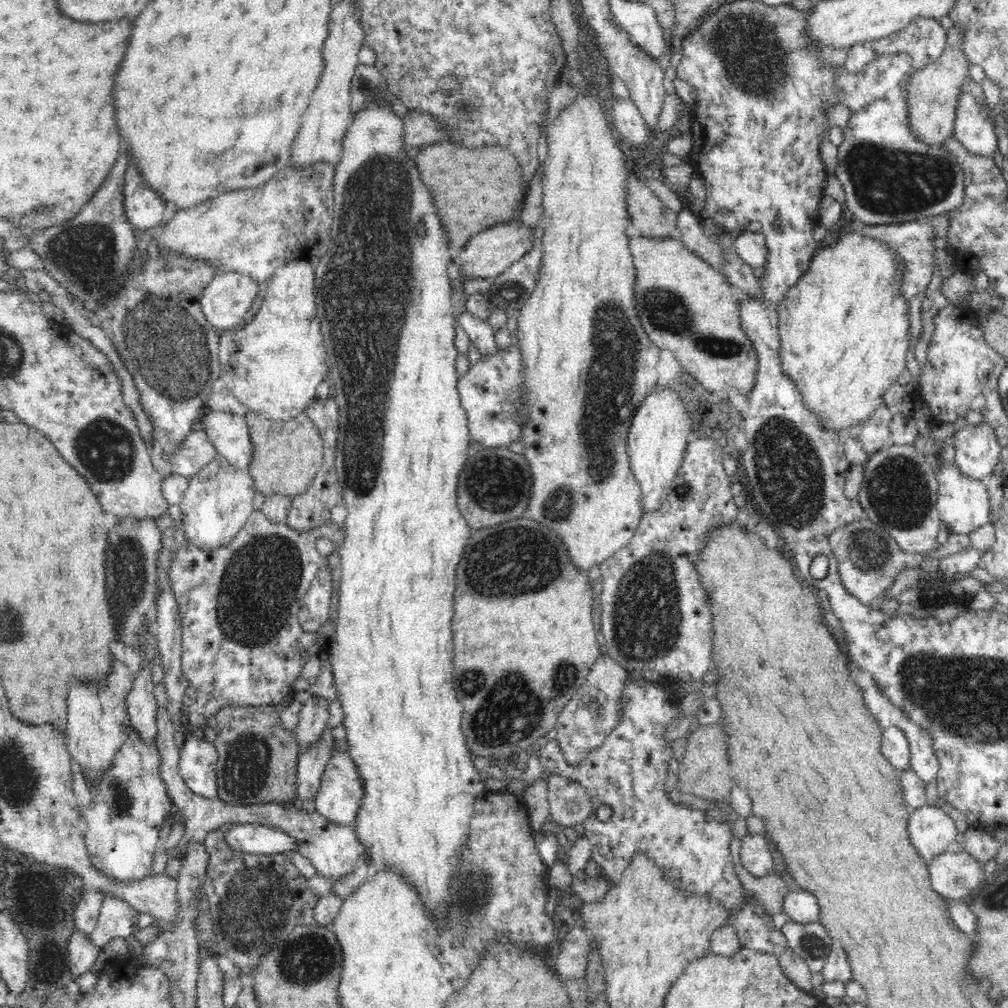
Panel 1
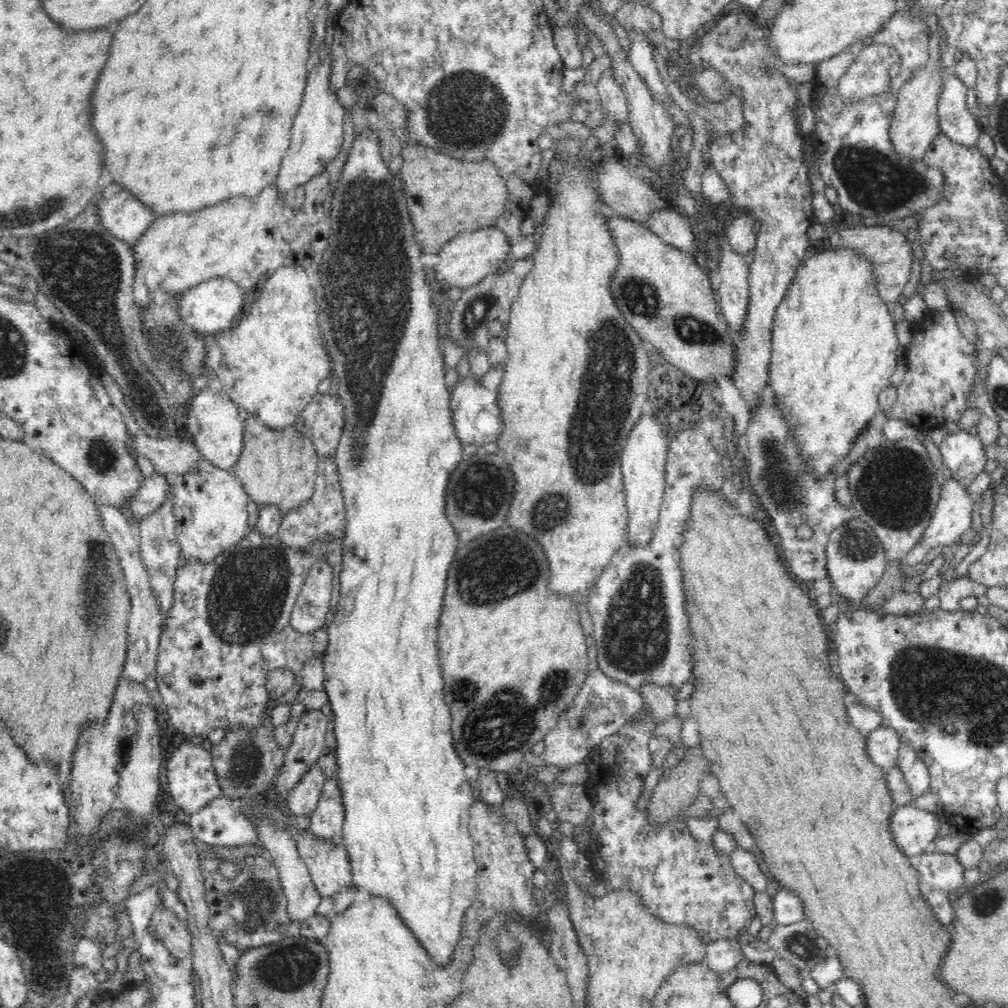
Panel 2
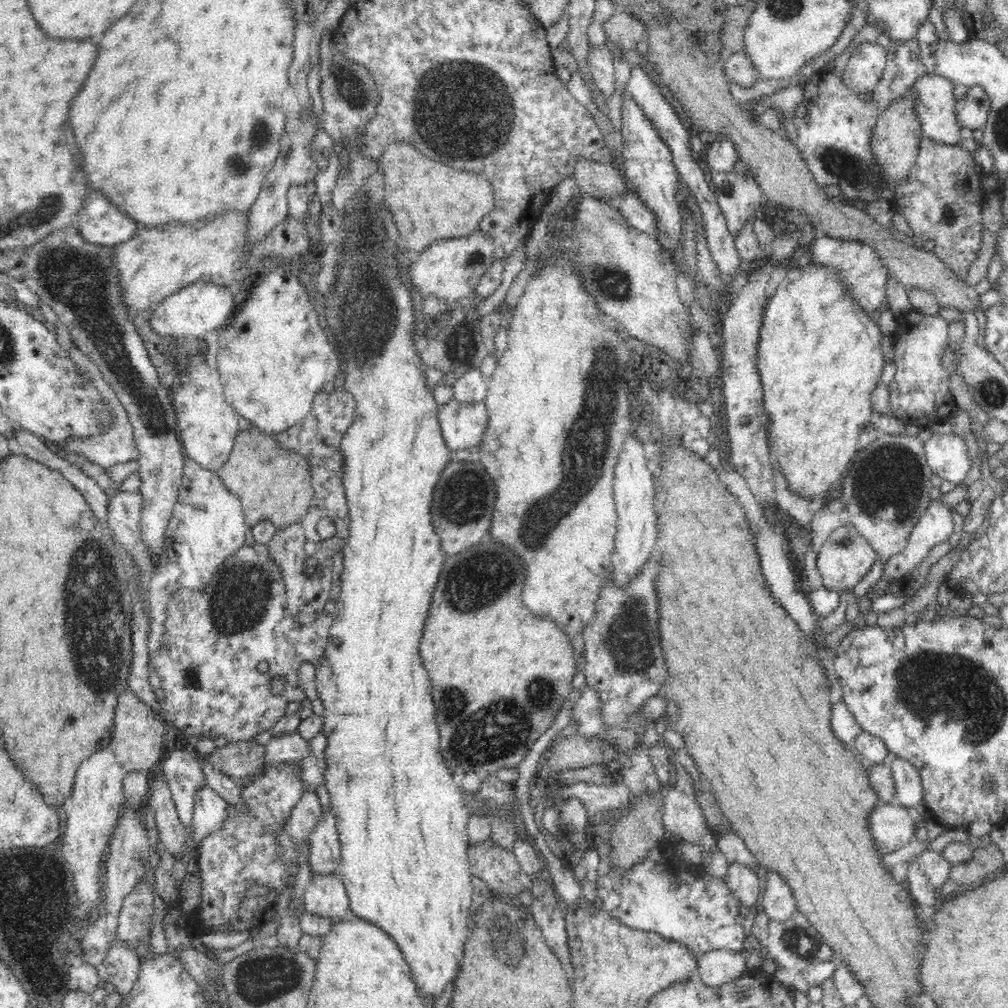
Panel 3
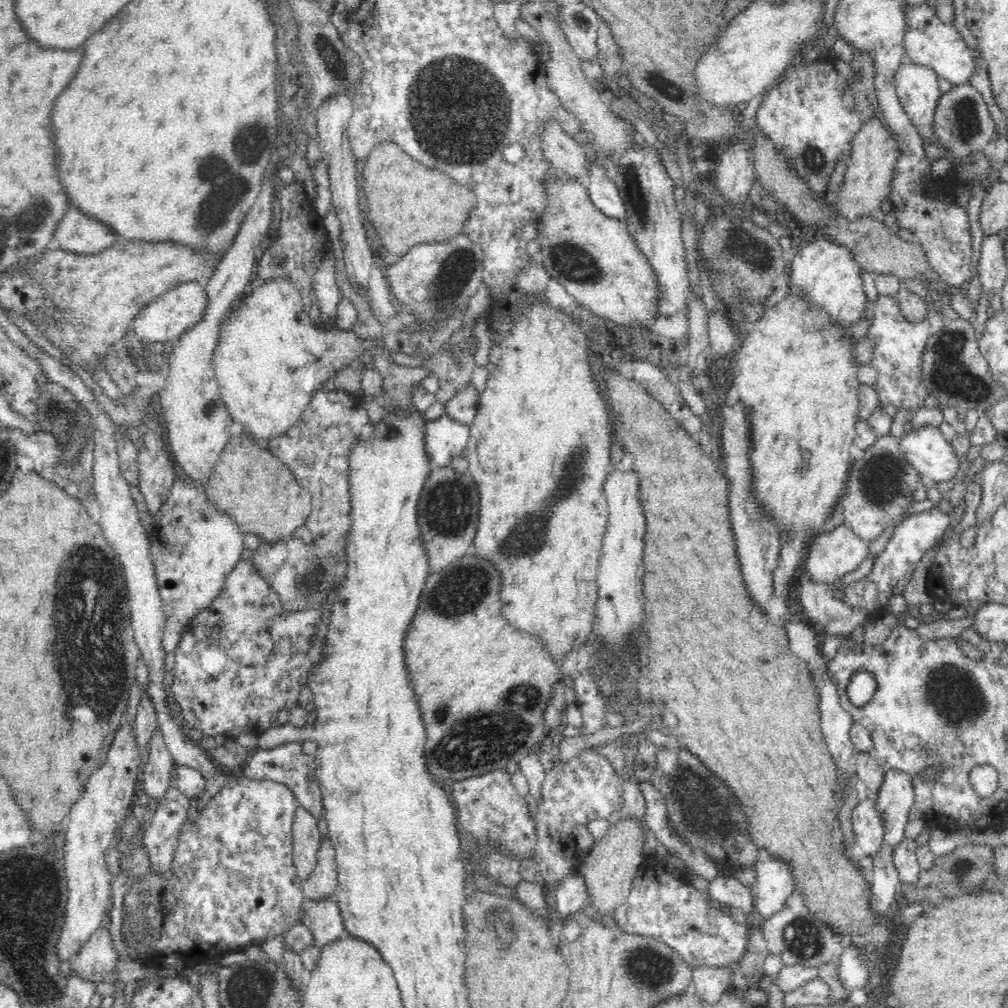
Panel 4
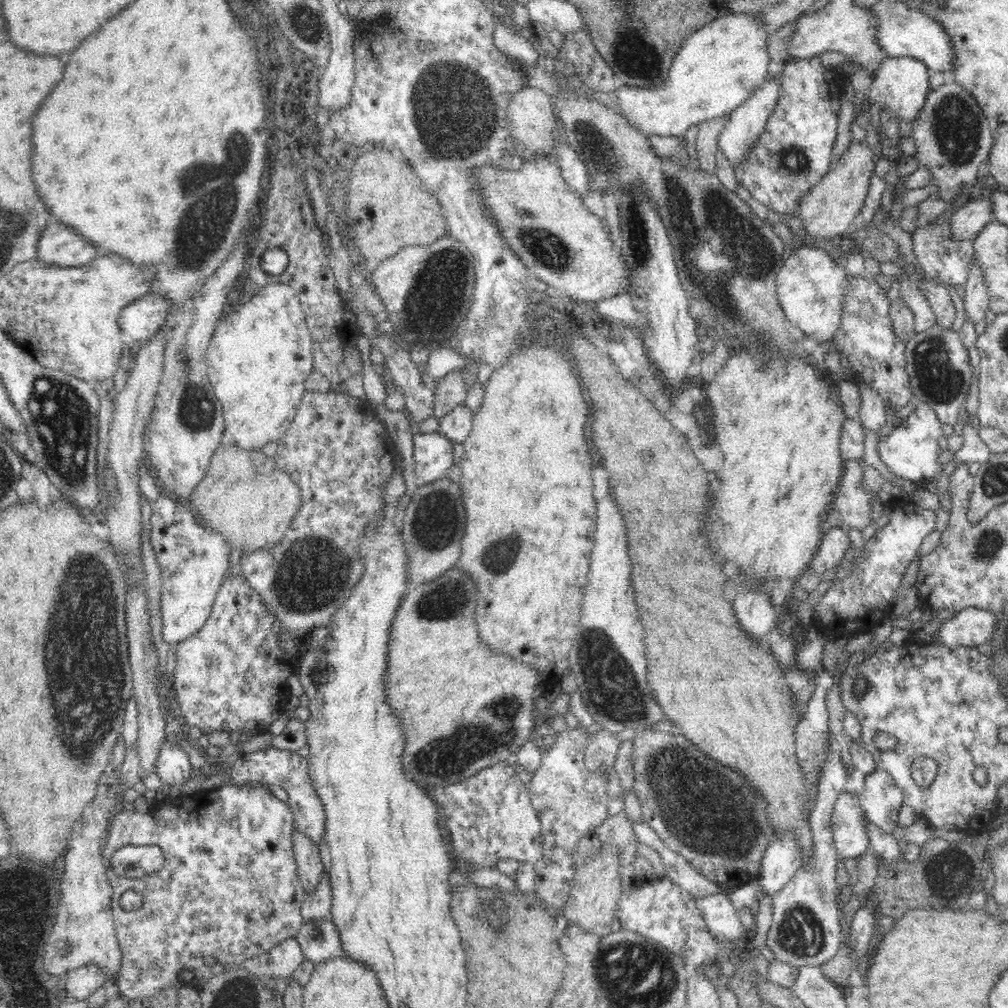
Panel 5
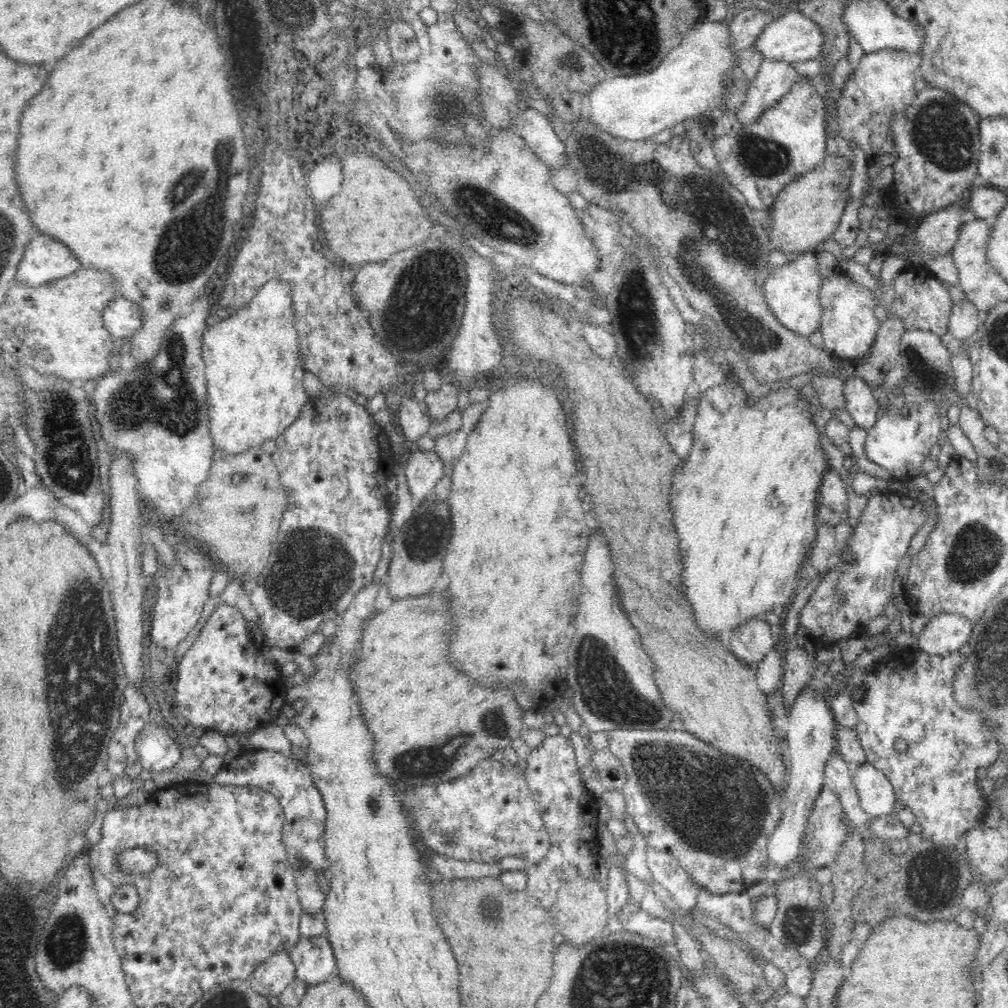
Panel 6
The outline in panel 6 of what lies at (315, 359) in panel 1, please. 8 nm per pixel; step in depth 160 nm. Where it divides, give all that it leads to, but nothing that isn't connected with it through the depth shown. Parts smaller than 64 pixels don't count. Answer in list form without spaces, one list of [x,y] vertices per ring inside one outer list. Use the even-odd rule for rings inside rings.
[[[272,279],[258,289],[256,296],[246,306],[228,313],[222,322],[210,324],[204,329],[201,349],[206,364],[207,416],[215,450],[238,454],[262,445],[264,440],[274,440],[298,418],[310,398],[304,389],[307,372],[304,358],[299,352],[291,292],[286,281]]]

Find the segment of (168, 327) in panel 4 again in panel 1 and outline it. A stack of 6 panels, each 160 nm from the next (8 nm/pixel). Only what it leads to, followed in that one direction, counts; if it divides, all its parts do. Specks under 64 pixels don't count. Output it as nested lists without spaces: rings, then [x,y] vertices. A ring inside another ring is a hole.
[[[225,272],[216,274],[198,301],[206,320],[216,330],[236,329],[258,293],[263,293],[263,286],[250,276]]]

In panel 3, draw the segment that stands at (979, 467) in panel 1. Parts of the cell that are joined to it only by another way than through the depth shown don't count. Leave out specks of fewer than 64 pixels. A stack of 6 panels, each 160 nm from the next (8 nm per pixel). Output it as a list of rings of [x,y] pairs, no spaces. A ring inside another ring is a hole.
[[[956,434],[932,436],[924,442],[927,465],[943,480],[959,485],[970,470],[967,446],[963,437]]]

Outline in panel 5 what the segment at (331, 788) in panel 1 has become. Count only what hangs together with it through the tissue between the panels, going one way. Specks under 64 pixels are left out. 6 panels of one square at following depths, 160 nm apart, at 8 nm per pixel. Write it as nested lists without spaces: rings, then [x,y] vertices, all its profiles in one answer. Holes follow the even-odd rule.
[[[324,872],[316,890],[305,892],[304,904],[302,904],[301,915],[304,922],[322,920],[327,914],[331,914],[333,894],[329,873]]]

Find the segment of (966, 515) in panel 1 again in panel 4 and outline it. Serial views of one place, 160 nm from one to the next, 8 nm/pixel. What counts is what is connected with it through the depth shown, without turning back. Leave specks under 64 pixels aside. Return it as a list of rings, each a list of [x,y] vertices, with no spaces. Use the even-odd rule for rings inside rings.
[[[936,507],[904,518],[900,524],[895,526],[895,531],[889,538],[884,550],[879,553],[880,556],[874,561],[872,572],[858,582],[843,584],[842,603],[863,609],[867,614],[870,614],[870,617],[884,612],[890,598],[904,593],[924,553],[934,546],[936,538],[941,538],[948,524],[950,524],[950,517]]]

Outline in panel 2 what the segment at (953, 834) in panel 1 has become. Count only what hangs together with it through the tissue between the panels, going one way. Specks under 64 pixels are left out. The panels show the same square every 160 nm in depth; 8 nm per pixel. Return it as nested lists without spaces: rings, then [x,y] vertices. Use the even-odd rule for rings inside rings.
[[[913,804],[902,805],[896,808],[889,819],[892,836],[894,836],[896,845],[911,860],[915,862],[920,855],[932,852],[933,842],[938,838],[936,835],[940,826],[934,813],[916,808]]]

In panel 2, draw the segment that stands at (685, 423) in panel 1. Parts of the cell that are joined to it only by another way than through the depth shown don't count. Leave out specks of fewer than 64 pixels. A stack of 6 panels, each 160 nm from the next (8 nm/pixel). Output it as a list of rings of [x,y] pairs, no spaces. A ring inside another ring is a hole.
[[[644,411],[632,428],[622,449],[621,473],[624,490],[626,490],[628,515],[625,540],[631,546],[646,546],[658,528],[659,512],[665,489],[668,443],[668,437],[662,433],[661,424],[656,421],[655,416]]]

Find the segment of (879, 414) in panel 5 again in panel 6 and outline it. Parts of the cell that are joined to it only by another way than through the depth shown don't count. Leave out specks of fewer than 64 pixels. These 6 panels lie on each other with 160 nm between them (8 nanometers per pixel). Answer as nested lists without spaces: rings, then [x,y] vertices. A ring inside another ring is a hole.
[[[847,378],[843,382],[844,408],[860,428],[874,426],[879,411],[877,397],[871,386],[861,378]]]

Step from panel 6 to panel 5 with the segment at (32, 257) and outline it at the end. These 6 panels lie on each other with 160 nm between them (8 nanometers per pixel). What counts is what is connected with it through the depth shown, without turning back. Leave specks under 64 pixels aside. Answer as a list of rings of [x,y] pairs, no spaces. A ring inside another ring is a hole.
[[[53,220],[39,236],[36,260],[62,268],[82,266],[102,254],[89,240]]]

